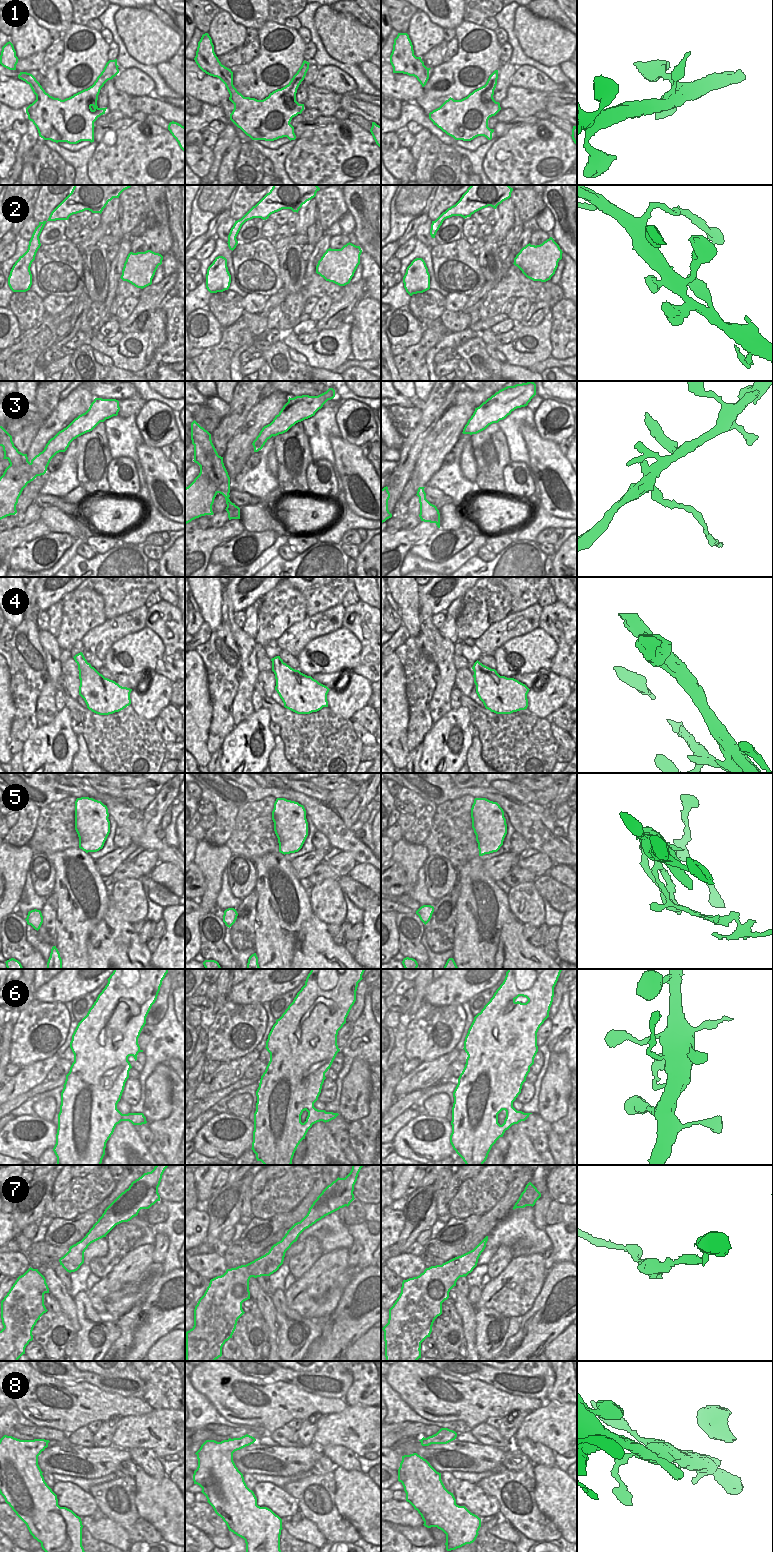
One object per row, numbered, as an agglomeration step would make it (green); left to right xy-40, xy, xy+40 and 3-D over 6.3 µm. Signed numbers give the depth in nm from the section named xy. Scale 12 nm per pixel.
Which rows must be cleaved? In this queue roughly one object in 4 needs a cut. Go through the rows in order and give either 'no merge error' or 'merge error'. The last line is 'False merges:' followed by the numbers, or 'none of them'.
1: no merge error
2: no merge error
3: merge error
4: no merge error
5: merge error
6: no merge error
7: no merge error
8: no merge error
False merges: 3, 5

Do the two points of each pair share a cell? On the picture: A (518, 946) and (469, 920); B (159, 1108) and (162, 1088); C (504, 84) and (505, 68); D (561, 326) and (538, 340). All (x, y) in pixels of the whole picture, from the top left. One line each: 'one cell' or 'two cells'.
A: two cells
B: one cell
C: one cell
D: two cells

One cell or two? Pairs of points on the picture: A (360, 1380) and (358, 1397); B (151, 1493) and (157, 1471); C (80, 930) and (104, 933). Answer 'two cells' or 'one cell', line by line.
A: one cell
B: two cells
C: two cells

